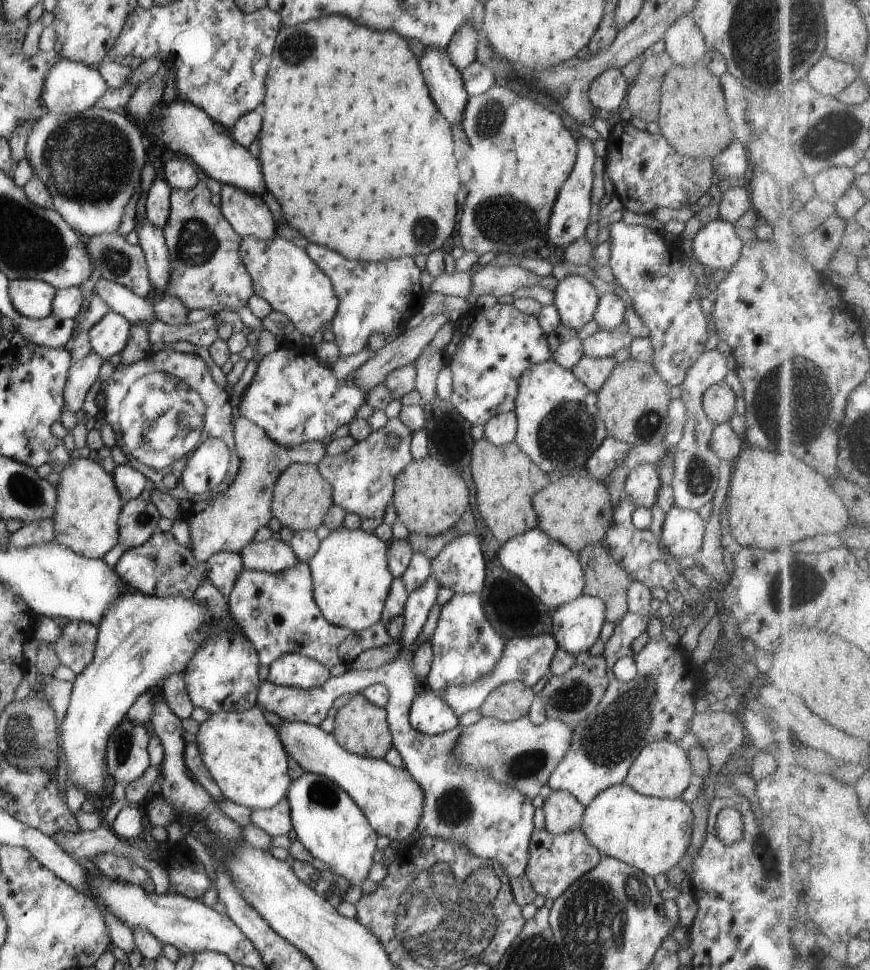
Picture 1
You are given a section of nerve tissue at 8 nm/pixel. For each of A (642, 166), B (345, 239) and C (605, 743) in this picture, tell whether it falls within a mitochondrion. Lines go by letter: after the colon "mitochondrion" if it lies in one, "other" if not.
A: other
B: other
C: mitochondrion

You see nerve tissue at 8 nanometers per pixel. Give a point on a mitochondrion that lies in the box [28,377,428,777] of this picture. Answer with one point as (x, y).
(123, 744)

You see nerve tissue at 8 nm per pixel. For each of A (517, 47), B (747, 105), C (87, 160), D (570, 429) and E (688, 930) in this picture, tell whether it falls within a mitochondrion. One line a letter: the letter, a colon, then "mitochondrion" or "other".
A: other
B: mitochondrion
C: mitochondrion
D: mitochondrion
E: other

